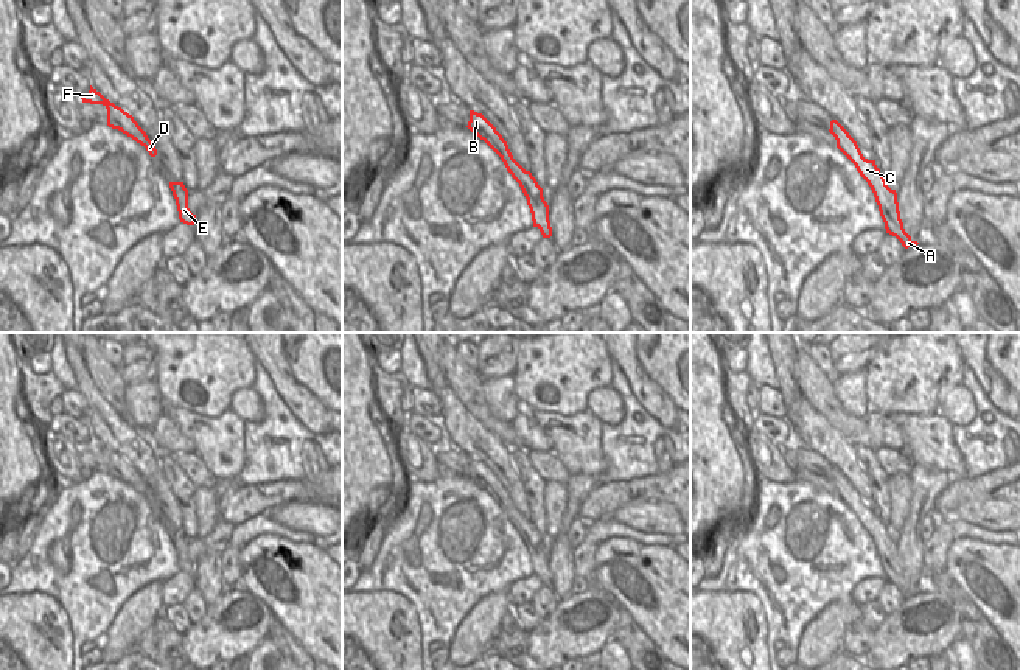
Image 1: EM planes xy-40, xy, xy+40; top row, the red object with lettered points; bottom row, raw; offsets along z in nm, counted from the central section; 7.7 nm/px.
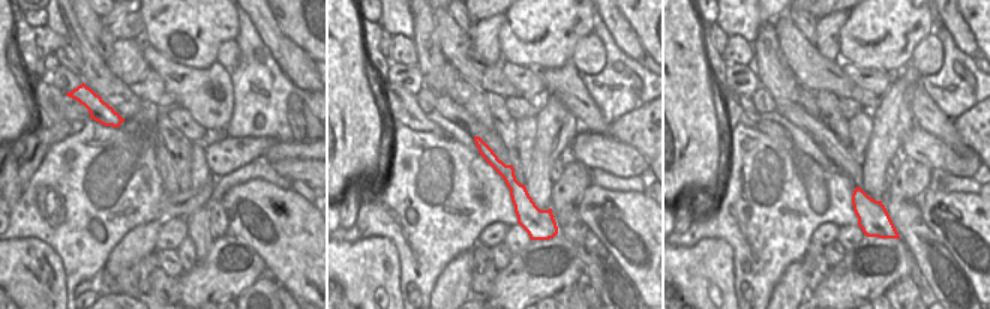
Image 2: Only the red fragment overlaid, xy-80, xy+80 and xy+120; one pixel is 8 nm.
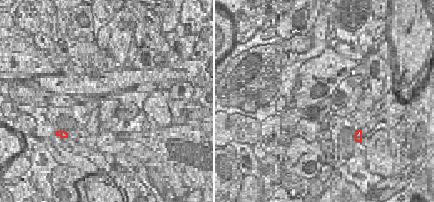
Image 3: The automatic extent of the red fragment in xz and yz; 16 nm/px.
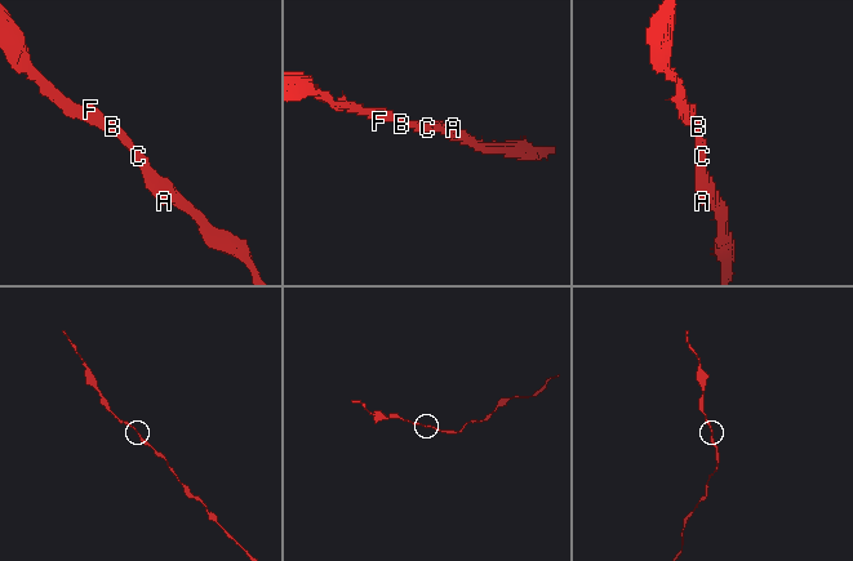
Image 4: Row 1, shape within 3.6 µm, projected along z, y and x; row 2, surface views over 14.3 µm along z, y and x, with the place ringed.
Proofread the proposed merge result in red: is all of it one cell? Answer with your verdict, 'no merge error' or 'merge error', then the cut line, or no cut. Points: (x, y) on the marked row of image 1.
no merge error | no cut

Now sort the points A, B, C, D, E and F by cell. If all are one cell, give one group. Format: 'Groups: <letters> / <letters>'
Groups: A B C D E F

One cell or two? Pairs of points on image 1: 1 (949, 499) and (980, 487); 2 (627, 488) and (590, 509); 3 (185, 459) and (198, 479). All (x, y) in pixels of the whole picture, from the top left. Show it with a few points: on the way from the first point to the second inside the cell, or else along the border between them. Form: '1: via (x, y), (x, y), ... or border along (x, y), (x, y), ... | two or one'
1: via (957, 492), (972, 490) | one
2: via (618, 495), (599, 502) | one
3: via (190, 464), (198, 474) | one

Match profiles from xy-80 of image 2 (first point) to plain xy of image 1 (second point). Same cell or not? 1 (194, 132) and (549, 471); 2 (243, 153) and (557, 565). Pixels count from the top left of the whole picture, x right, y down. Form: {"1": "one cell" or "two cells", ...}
{"1": "one cell", "2": "two cells"}

